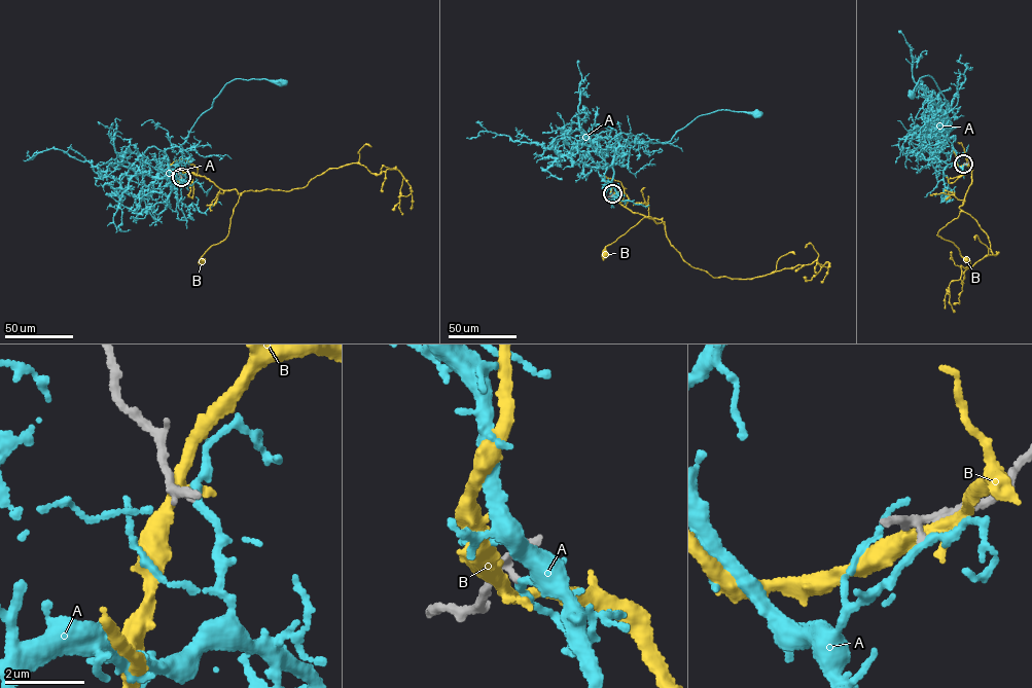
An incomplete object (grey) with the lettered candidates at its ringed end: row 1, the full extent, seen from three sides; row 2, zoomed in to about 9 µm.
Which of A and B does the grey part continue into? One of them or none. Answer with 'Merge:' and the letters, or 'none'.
Merge: none

